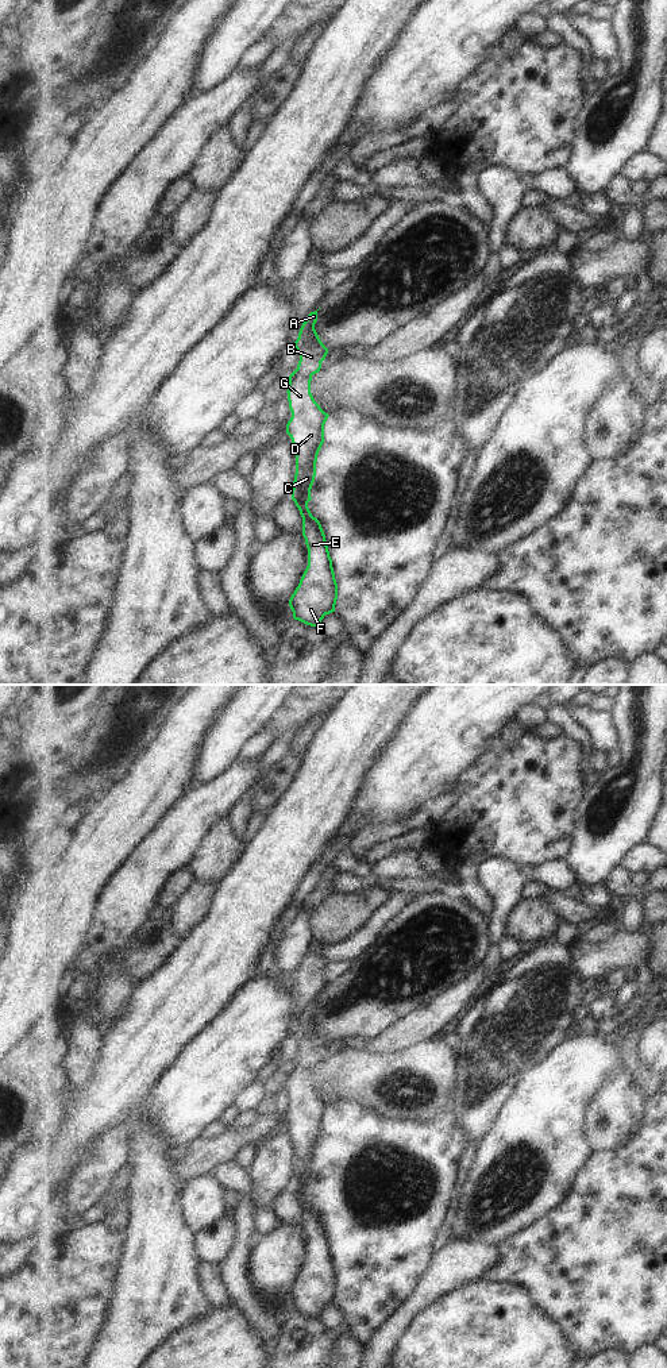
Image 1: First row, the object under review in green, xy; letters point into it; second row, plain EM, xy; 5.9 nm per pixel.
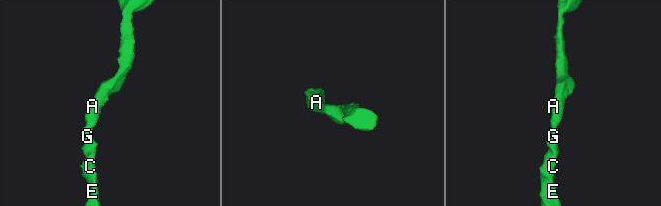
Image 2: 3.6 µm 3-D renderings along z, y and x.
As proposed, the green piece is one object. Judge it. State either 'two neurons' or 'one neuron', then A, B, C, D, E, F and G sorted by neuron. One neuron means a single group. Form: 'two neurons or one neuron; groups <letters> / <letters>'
one neuron; groups A B C D E F G

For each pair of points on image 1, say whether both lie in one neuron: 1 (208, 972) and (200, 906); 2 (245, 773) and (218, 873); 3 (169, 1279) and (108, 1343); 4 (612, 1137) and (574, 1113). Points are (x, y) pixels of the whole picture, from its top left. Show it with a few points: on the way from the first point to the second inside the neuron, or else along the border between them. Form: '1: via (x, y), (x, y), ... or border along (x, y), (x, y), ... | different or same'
1: border along (216, 893), (205, 918), (184, 940) | different
2: border along (227, 817), (222, 819), (204, 840) | different
3: via (155, 1295), (124, 1326) | same
4: border along (601, 1093), (586, 1121), (594, 1151) | different

